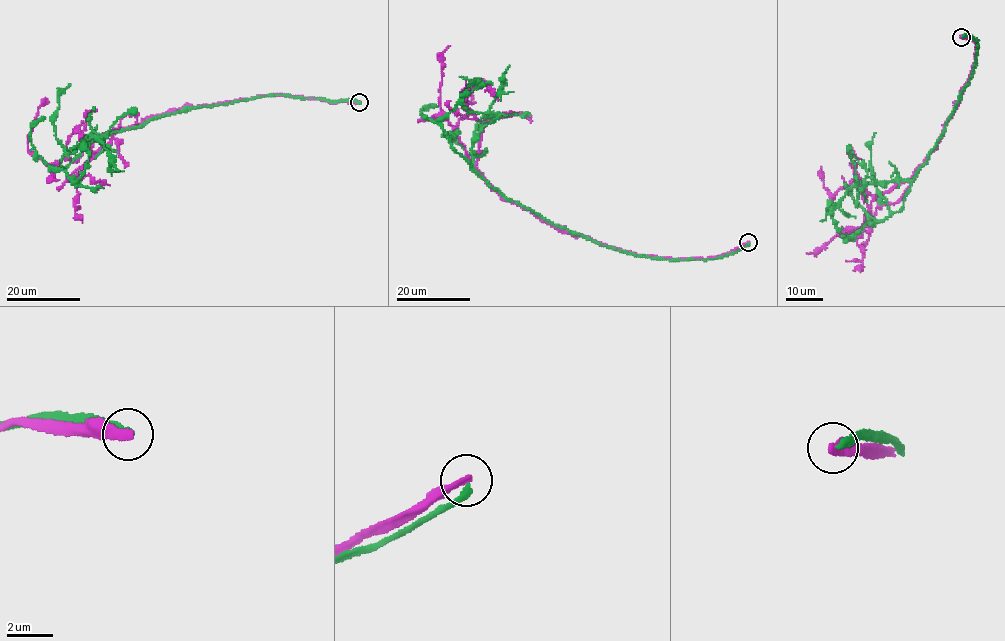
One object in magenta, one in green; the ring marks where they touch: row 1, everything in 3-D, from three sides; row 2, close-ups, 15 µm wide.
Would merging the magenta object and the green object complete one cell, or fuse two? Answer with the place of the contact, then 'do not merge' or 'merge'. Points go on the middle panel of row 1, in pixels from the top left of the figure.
place (748, 242); do not merge

